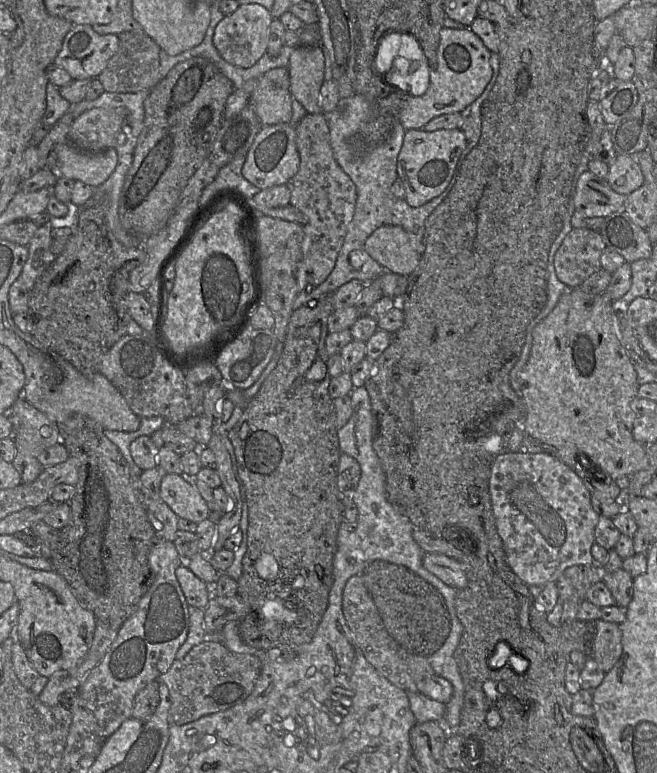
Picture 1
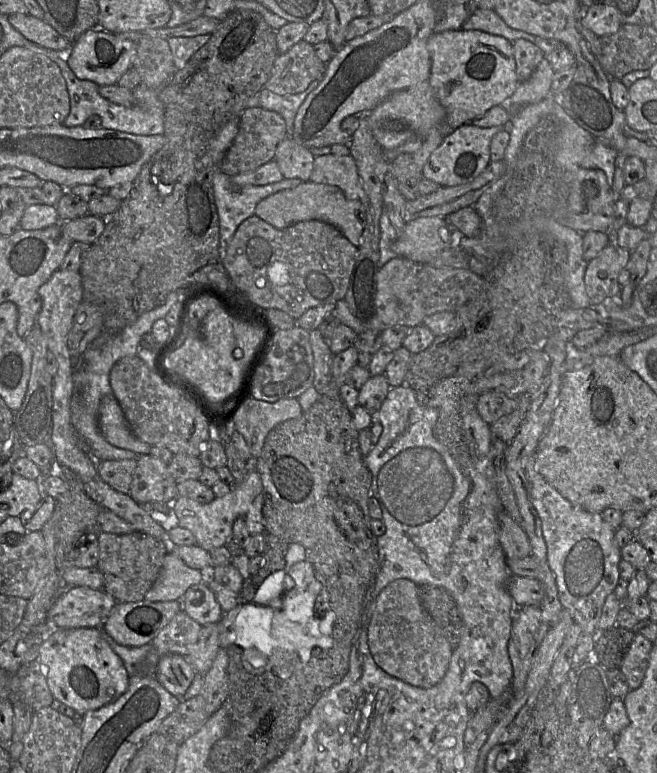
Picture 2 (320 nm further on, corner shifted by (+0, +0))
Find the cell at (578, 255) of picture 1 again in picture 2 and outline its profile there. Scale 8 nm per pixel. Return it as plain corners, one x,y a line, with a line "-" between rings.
608,244
595,258
587,262
584,284
591,304
600,305
619,294
618,276
630,259
630,251

